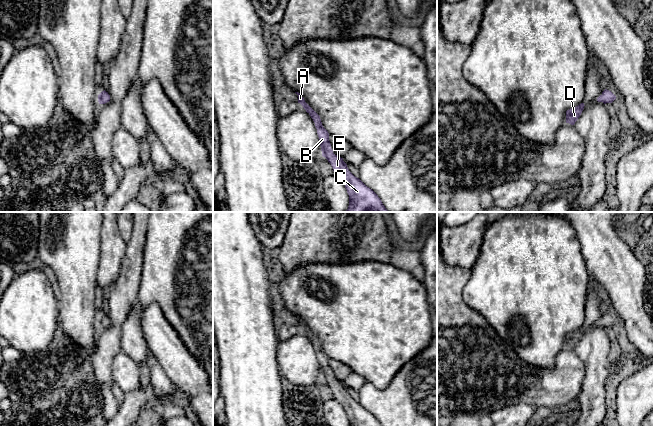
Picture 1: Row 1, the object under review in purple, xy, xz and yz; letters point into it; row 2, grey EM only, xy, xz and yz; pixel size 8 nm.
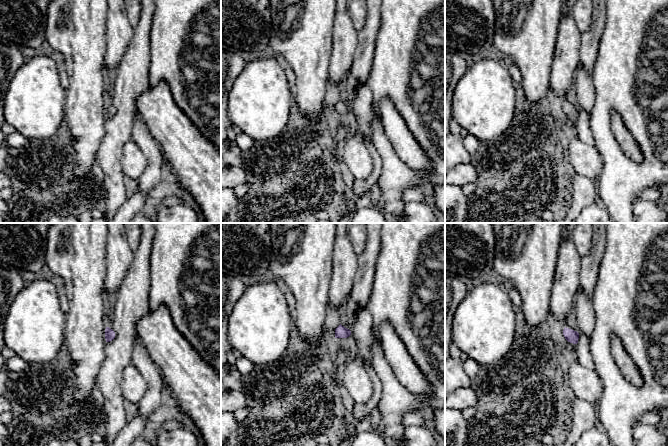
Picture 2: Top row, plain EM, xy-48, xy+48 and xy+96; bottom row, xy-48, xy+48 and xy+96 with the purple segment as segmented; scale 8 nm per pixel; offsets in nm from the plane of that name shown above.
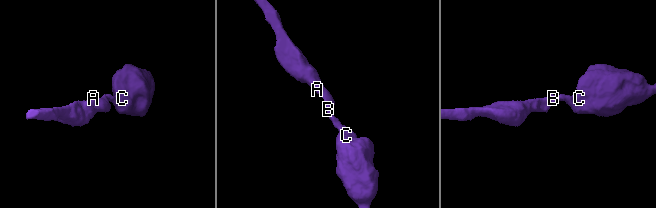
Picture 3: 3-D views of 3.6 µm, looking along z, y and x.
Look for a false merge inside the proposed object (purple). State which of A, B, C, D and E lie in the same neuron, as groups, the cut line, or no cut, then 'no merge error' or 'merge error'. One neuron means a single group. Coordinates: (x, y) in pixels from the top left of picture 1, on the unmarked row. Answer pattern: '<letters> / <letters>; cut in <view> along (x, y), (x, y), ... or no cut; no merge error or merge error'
A B C D E; no cut; no merge error

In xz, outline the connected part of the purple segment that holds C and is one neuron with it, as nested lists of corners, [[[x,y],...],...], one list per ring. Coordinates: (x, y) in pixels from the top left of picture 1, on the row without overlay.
[[[298,319],[300,327],[311,340],[317,353],[322,380],[331,388],[334,398],[342,404],[349,419],[349,426],[382,426],[378,419],[367,411],[359,402],[355,401],[348,393],[343,382],[335,379],[329,365],[329,357],[323,351],[320,340],[305,326],[302,319]]]

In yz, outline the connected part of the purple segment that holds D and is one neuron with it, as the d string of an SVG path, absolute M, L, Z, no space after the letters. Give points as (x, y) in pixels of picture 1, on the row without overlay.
M584 327L579 328L576 331L573 331L566 335L566 347L569 347L571 349L574 349L575 346L580 341L583 333L584 333Z

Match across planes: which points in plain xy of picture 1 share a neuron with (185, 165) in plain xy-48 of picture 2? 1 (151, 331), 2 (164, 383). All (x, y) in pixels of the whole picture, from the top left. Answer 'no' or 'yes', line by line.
1: yes
2: no

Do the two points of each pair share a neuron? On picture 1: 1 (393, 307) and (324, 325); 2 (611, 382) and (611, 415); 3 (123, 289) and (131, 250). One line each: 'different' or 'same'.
1: same
2: same
3: same

